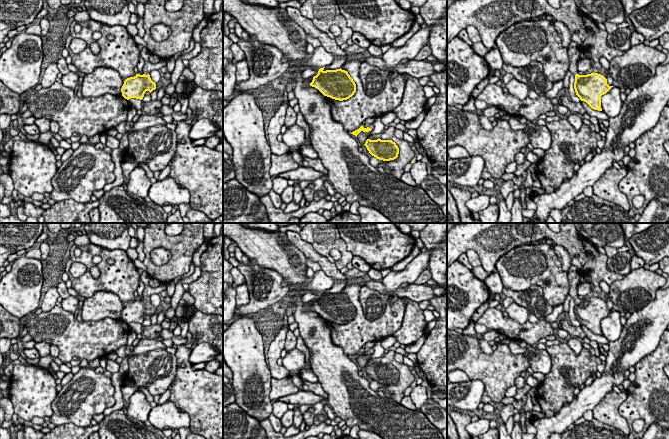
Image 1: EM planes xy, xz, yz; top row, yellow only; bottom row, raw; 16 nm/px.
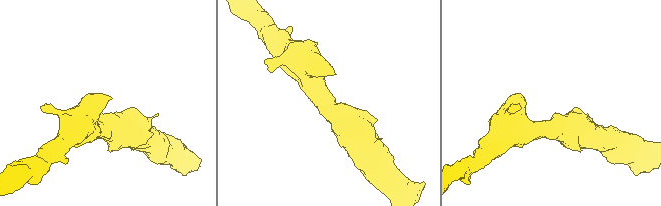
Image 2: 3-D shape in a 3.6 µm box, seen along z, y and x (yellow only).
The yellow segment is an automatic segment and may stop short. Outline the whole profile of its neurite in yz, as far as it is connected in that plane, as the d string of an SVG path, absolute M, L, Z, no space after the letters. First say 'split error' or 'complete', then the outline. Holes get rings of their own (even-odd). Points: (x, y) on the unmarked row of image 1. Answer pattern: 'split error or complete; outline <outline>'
split error; outline M546 239L545 243L554 246L554 251L562 264L562 269L567 273L570 284L569 295L575 299L574 313L576 319L592 333L602 335L601 320L606 318L613 310L609 310L607 303L598 297L579 299L577 283L580 280L580 275L576 271L569 270L571 255L563 246L557 245L551 239Z

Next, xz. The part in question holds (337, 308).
complete; outline M320 292L313 301L310 310L318 313L324 320L335 324L347 324L356 316L356 308L347 295L340 293L324 294Z

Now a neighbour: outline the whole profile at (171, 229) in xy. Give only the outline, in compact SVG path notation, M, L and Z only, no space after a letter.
M164 223L165 234L167 236L175 237L181 234L184 229L183 223Z

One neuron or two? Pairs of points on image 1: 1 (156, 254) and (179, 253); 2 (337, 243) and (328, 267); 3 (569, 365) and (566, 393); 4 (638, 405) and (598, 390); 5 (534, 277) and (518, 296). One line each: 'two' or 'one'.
1: two
2: two
3: one
4: two
5: two

